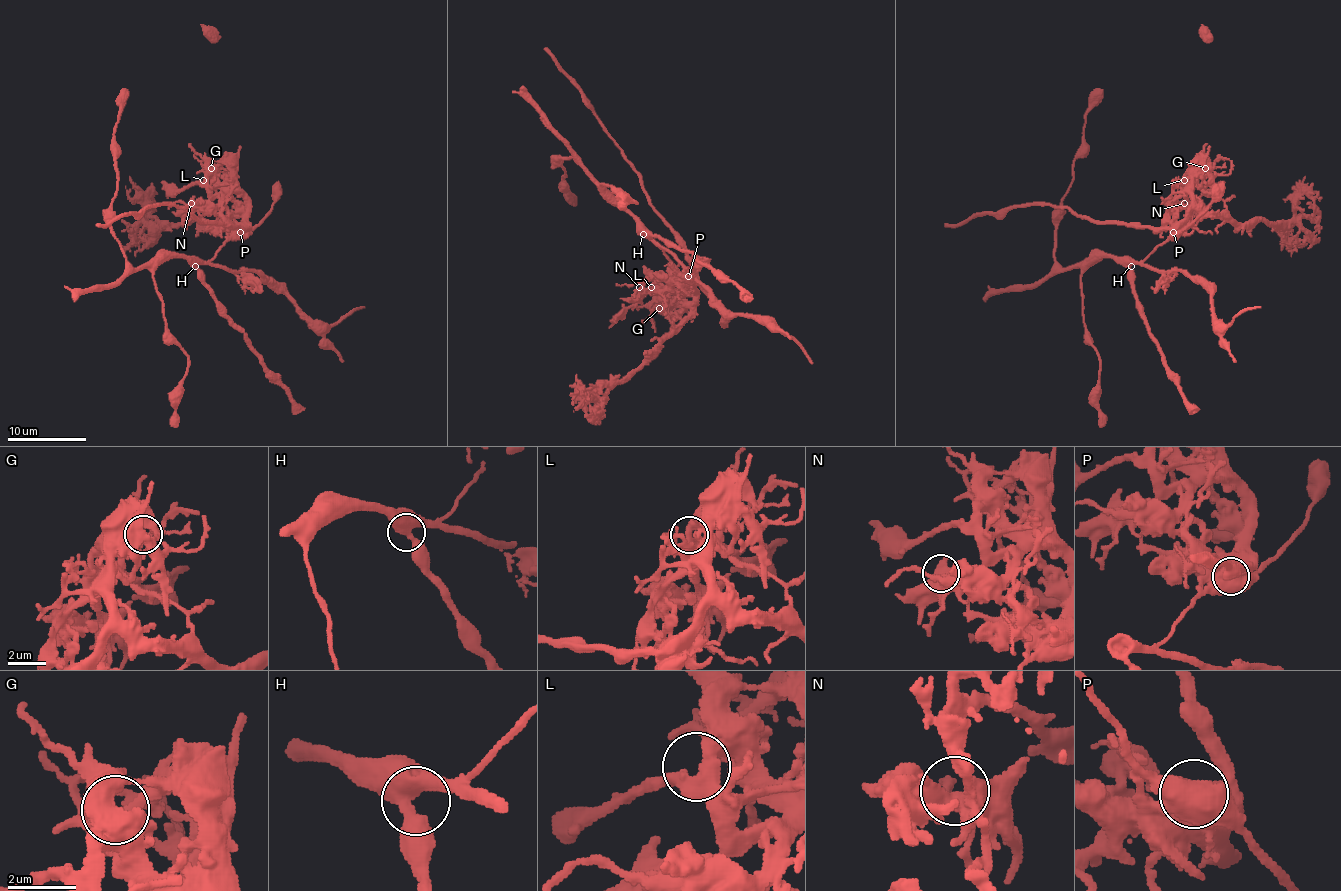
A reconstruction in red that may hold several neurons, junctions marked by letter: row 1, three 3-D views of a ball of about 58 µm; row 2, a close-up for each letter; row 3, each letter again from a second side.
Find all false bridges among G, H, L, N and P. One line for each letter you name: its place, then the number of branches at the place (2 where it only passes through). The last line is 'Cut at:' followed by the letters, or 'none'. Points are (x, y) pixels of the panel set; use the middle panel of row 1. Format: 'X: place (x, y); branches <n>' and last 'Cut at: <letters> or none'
P: place (688, 276); branches 1
Cut at: P

